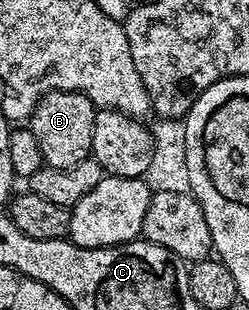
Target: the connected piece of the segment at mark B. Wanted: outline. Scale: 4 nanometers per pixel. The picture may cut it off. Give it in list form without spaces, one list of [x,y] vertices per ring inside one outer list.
[[[48,91],[27,120],[29,131],[35,133],[35,141],[39,141],[39,149],[45,158],[44,166],[67,169],[90,158],[93,150],[91,133],[95,133],[96,116],[97,111],[88,95],[79,91]]]

